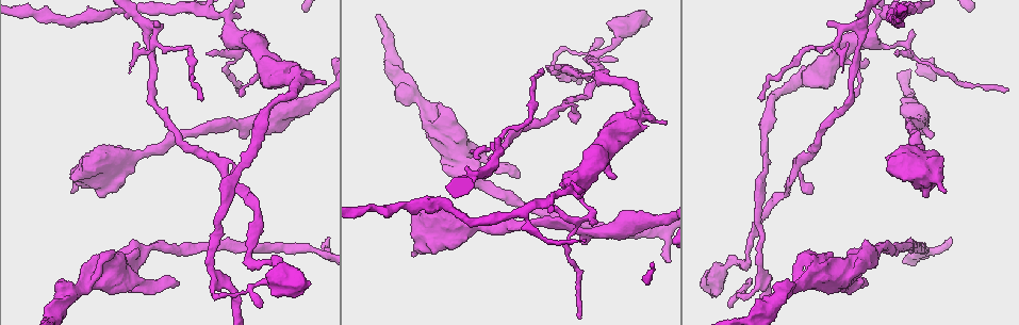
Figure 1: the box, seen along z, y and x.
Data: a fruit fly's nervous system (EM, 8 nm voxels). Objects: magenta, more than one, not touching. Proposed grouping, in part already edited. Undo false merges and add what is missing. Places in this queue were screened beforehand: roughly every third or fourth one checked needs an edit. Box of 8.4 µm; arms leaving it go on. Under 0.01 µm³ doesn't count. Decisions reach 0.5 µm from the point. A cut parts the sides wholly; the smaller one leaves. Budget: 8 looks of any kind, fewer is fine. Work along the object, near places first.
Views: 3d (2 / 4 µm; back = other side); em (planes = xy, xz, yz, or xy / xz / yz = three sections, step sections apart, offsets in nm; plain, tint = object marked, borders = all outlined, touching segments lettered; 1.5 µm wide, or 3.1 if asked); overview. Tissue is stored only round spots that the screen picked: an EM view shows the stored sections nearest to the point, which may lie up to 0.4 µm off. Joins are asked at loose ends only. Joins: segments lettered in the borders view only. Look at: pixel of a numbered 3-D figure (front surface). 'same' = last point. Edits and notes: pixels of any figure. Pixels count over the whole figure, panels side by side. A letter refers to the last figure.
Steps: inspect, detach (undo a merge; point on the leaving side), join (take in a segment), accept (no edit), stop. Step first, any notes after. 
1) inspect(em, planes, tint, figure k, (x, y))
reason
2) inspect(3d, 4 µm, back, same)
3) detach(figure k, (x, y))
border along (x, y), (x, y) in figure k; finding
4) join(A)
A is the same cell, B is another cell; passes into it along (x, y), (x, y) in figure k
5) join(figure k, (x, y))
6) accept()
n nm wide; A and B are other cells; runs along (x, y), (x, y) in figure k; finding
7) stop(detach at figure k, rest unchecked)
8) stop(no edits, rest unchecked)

inspect(3d, 4 µm, figure 1, (412, 217))
thick end

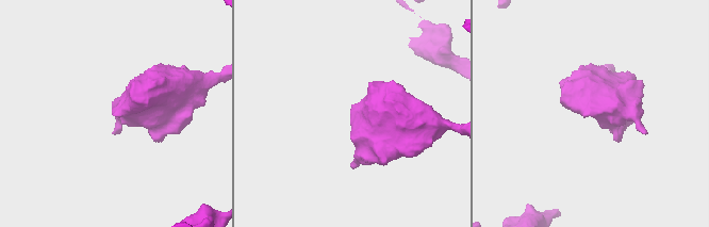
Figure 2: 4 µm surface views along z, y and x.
inspect(em, planes, borders, figure 2, (585, 114))
need the tissue

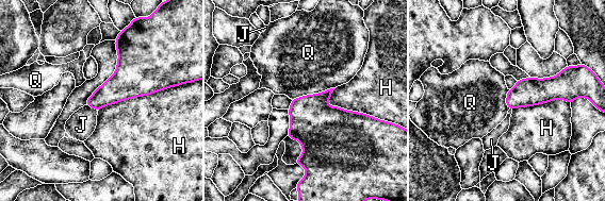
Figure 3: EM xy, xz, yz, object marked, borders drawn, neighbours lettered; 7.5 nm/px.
accept()
H, J and Q are other cells; border along (174, 85), (110, 103), (99, 110) in figure 3; no lettered segment goes on from it

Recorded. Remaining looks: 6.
inspect(em, xy, step 4, borders, figure 1, (790, 181))
narrows sharply

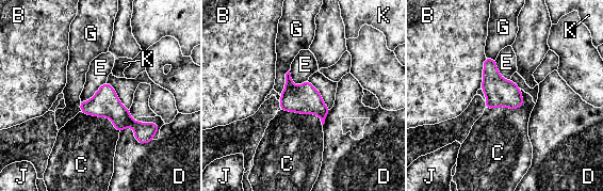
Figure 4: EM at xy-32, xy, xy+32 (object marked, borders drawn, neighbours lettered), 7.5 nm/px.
accept()
C touches over 300 nm; B, C, D, E, G, J and K are other cells; one neuron here

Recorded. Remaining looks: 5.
inspect(3d, 2 µm, figure 1, (308, 287))
thick end

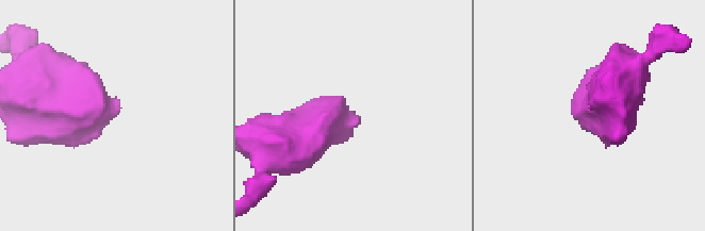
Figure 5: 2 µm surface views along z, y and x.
inspect(em, yz, step 4, plain, figure 5, (119, 110))
now the EM

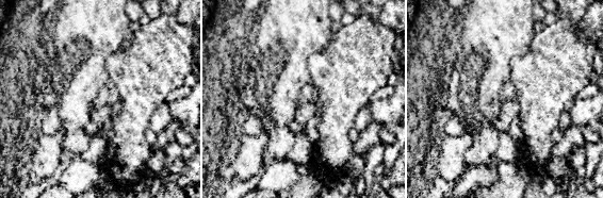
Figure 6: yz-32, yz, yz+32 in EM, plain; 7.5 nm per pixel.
inspect(em, yz, step 4, borders, same)
see the neighbours

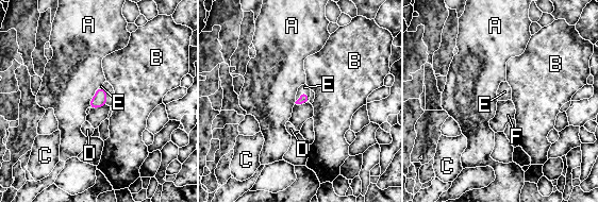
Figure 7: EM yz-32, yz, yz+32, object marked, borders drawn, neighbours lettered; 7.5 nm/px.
join(E)
E is the same cell, A, B, C, D and F are other cells; passes into it along (303, 98), (300, 97), (304, 87) in figure 7; the neuron continues

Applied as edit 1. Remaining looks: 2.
stop(join at figure 7, rest unchecked)

